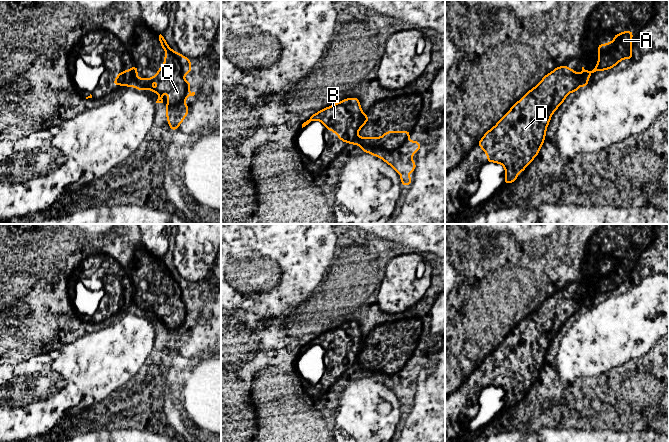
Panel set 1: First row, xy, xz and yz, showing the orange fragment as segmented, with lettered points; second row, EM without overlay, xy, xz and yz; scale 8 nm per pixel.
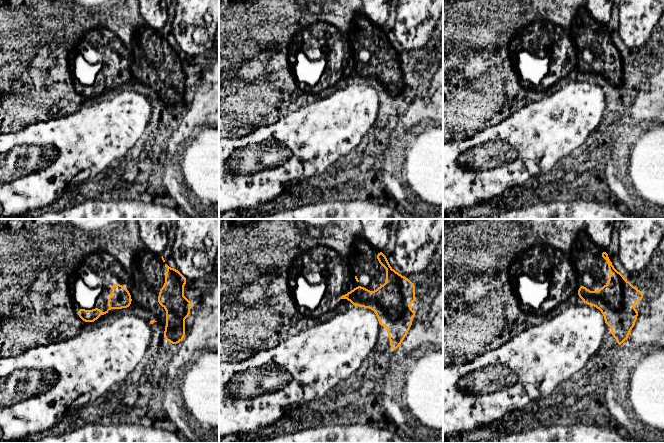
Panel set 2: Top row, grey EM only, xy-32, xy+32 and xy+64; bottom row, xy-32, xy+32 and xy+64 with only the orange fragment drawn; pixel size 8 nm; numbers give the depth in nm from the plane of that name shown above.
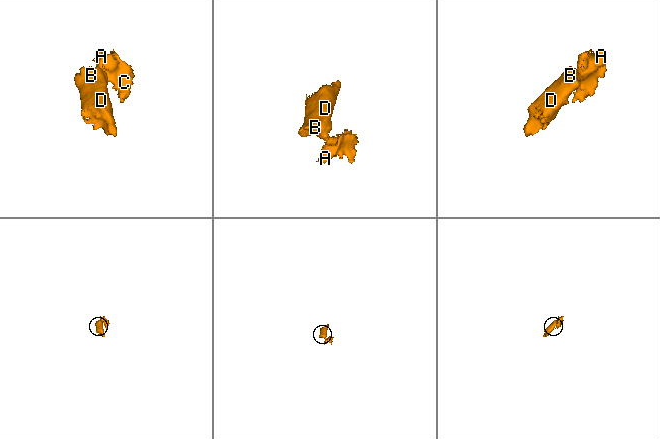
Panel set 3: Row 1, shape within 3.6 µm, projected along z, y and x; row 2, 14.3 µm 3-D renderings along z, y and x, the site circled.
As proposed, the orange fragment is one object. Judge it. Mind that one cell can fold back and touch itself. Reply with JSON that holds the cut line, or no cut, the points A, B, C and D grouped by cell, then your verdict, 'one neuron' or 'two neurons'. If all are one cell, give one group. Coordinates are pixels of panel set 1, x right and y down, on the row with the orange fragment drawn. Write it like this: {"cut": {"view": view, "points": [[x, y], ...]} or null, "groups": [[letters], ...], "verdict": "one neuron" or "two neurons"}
{"cut": {"view": "xy", "points": [[128, 71], [130, 74], [130, 86]]}, "groups": [["A", "C"], ["B", "D"]], "verdict": "two neurons"}

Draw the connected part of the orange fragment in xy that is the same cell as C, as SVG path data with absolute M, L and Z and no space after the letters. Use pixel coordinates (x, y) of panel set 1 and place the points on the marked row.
M160 34L159 41L161 43L162 48L165 50L166 55L164 57L164 65L161 66L157 72L157 74L153 77L149 77L146 81L145 78L139 78L136 76L136 73L139 71L136 66L133 66L129 69L131 74L130 78L130 87L135 87L137 90L150 90L152 93L158 93L159 97L156 103L163 103L163 93L166 91L168 93L168 103L166 105L167 111L166 117L172 131L177 130L180 126L181 122L185 119L188 114L189 108L185 103L185 99L188 96L194 96L195 92L189 93L189 88L192 86L191 83L186 82L184 79L184 75L188 74L192 70L192 66L190 65L191 59L183 57L182 53L178 53L173 51L167 44L164 37Z

